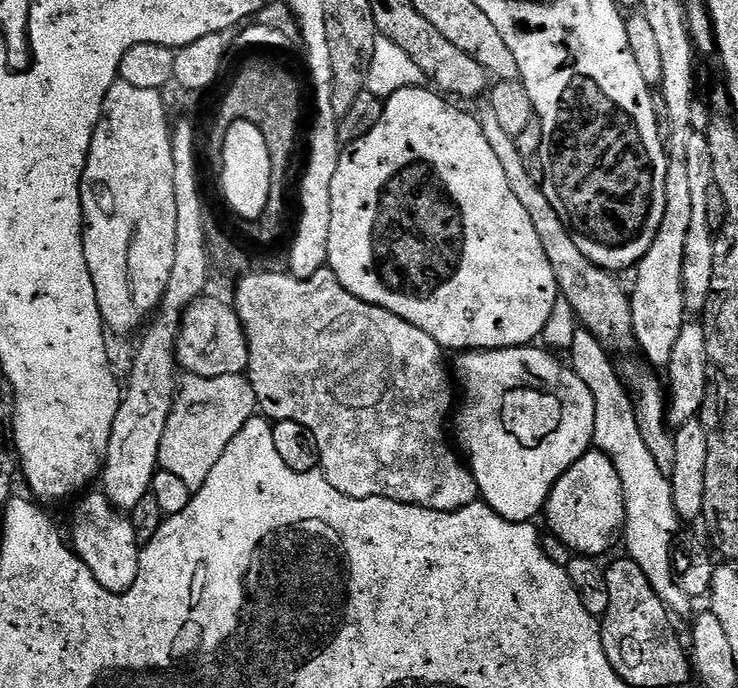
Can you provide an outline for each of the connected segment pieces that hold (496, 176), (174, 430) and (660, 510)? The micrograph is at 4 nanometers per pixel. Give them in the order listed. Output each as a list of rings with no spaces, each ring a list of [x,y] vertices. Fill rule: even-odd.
[[[431,87],[403,88],[398,94],[384,100],[382,118],[378,118],[378,126],[370,130],[358,142],[347,145],[340,153],[338,170],[334,170],[334,182],[330,182],[330,242],[328,243],[328,263],[336,281],[354,298],[362,298],[362,302],[378,306],[390,314],[398,314],[410,326],[418,326],[434,338],[445,350],[479,350],[489,352],[495,348],[523,348],[539,341],[543,327],[550,319],[551,310],[560,288],[554,278],[554,270],[550,270],[550,261],[546,258],[546,250],[542,250],[542,241],[538,238],[534,226],[530,222],[530,214],[518,202],[514,190],[510,190],[510,182],[506,182],[506,174],[494,154],[490,142],[486,142],[486,134],[482,134],[482,126],[475,115],[455,108],[439,91]]]
[[[189,375],[188,381],[179,385],[176,401],[170,410],[170,418],[166,422],[166,434],[162,434],[162,446],[160,447],[160,468],[163,471],[175,474],[191,492],[196,492],[210,478],[210,470],[222,458],[222,450],[230,446],[234,434],[250,422],[250,418],[257,415],[256,395],[250,386],[247,375],[227,376],[226,378],[202,378]]]
[[[577,327],[573,346],[570,349],[570,366],[590,386],[590,394],[594,394],[594,438],[595,451],[606,454],[610,462],[618,470],[618,478],[624,487],[624,531],[622,544],[628,547],[627,555],[638,566],[642,566],[642,574],[650,578],[650,586],[660,596],[663,607],[676,612],[680,616],[691,617],[693,597],[688,596],[681,588],[676,587],[676,579],[672,577],[672,546],[678,535],[682,521],[674,510],[674,494],[669,476],[658,470],[658,462],[654,462],[646,441],[642,439],[642,430],[638,430],[638,418],[633,393],[629,385],[620,381],[616,368],[612,365],[609,349],[593,332],[587,328]]]

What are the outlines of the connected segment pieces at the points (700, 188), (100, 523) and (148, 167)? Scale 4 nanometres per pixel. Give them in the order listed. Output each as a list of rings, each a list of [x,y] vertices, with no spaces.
[[[693,131],[686,142],[686,166],[691,187],[690,231],[686,233],[686,254],[682,258],[682,294],[688,312],[703,313],[706,298],[710,298],[710,281],[714,266],[713,232],[710,230],[710,217],[706,215],[706,194],[714,186],[714,162],[710,158],[710,142],[703,131]]]
[[[103,491],[91,492],[79,501],[81,504],[72,516],[71,547],[102,587],[111,592],[125,592],[130,590],[130,586],[134,586],[138,578],[141,541],[136,538],[131,519],[115,508]]]
[[[117,78],[106,94],[104,113],[90,142],[90,154],[80,183],[86,266],[90,266],[90,278],[94,278],[98,310],[104,319],[105,329],[120,336],[130,335],[155,313],[160,299],[164,297],[166,282],[170,282],[170,270],[174,270],[178,202],[174,198],[170,120],[168,124],[168,108],[162,97],[160,92],[141,90]]]

